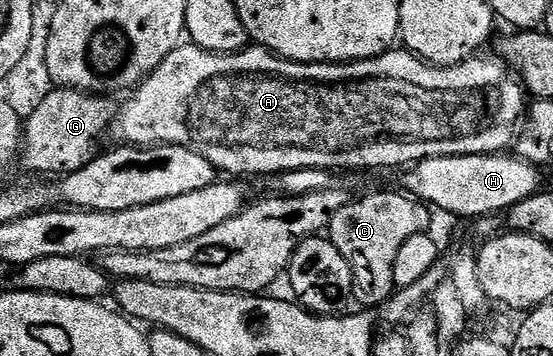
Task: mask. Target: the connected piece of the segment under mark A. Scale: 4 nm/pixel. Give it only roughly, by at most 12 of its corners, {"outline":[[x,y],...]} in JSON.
{"outline":[[182,45],[119,111],[229,177],[506,150],[508,62]]}

